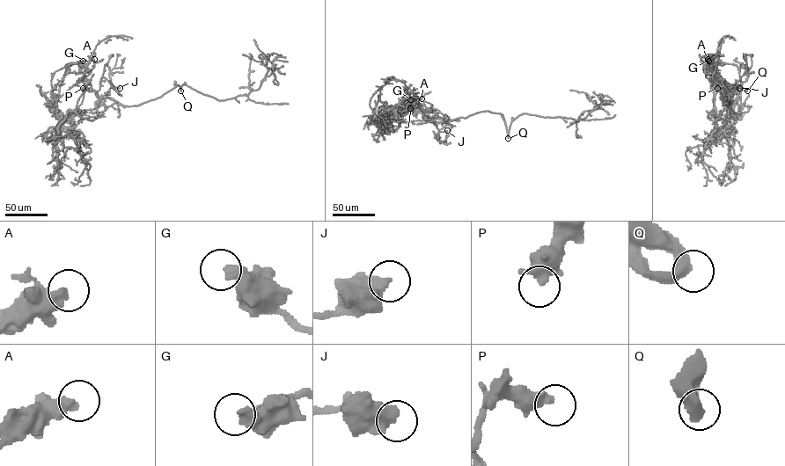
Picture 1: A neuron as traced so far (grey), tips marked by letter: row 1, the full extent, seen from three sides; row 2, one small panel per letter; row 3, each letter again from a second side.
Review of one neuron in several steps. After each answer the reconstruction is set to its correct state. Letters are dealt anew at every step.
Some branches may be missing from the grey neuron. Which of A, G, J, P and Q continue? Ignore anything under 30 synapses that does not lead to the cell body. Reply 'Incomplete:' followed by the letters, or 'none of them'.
Incomplete: none of them

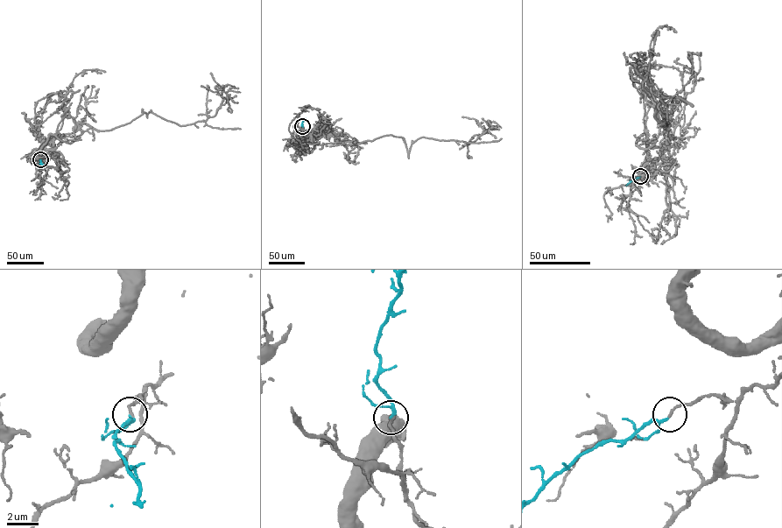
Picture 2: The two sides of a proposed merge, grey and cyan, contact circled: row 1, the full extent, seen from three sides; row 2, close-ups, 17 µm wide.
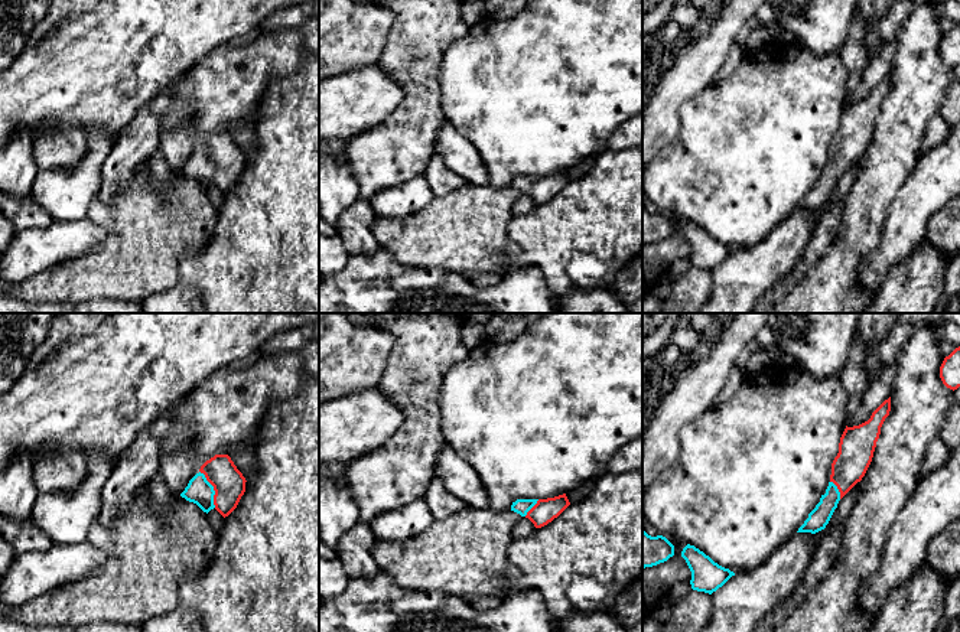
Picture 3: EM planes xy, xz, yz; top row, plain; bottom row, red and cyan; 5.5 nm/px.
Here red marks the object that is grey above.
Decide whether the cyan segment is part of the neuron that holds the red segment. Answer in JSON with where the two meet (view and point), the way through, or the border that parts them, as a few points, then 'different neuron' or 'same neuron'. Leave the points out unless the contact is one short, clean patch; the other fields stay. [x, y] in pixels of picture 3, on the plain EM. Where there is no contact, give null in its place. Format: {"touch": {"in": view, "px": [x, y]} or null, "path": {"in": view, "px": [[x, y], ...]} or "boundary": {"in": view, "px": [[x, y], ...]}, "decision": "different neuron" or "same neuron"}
{"touch": {"in": "xy", "px": [214, 166]}, "path": {"in": "xy", "px": [[220, 147], [218, 160], [214, 166], [199, 168]]}, "decision": "same neuron"}

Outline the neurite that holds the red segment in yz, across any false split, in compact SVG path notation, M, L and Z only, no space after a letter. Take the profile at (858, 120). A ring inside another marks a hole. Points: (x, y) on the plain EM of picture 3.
M891 74L872 89L868 98L853 104L846 102L840 114L839 130L832 140L826 170L821 172L820 179L797 209L816 211L826 205L839 177L865 153L889 88Z

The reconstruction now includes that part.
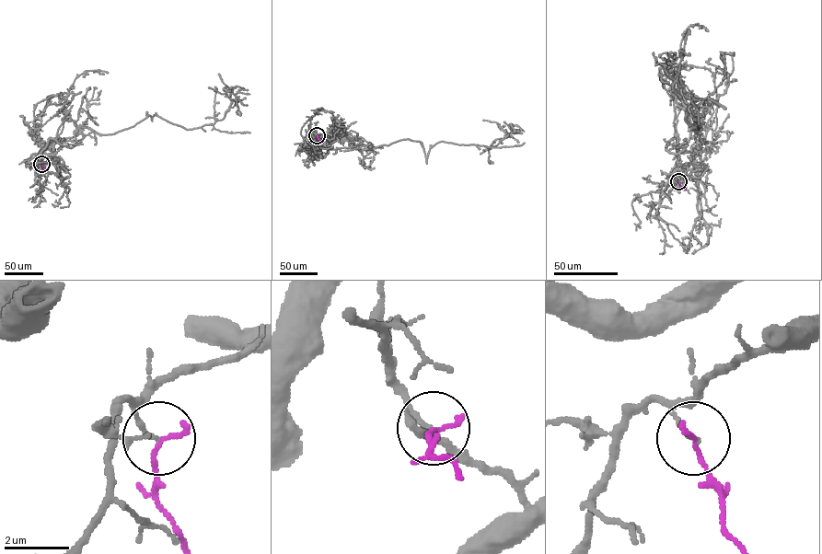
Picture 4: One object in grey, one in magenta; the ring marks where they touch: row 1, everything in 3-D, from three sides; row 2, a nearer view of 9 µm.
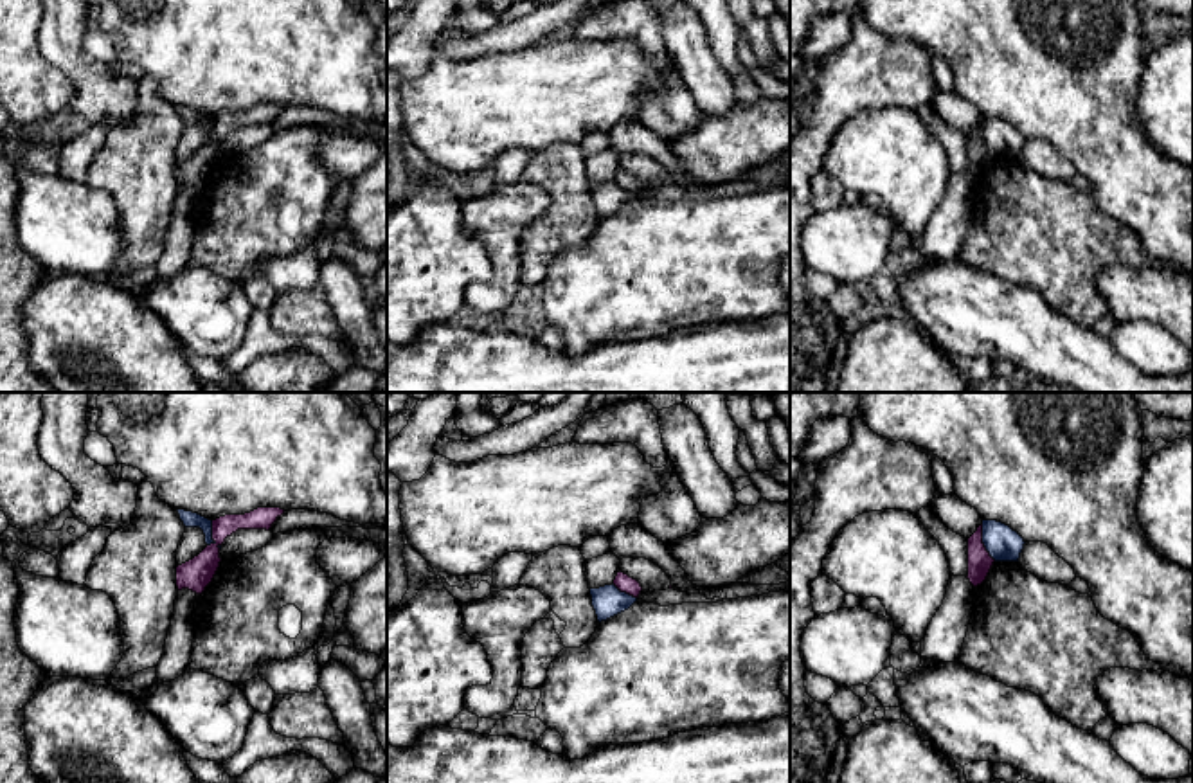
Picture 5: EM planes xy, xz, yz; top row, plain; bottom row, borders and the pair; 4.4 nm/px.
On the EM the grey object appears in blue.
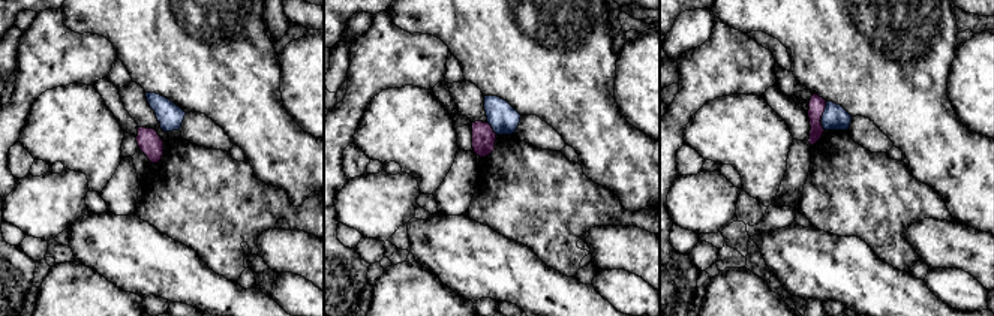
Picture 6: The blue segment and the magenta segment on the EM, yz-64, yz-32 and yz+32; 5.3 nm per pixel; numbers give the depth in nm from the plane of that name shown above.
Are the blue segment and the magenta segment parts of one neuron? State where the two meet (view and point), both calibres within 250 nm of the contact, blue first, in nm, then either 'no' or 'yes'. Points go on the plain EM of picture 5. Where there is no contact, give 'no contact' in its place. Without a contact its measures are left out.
xy (211, 132) | 70/140 nm | no

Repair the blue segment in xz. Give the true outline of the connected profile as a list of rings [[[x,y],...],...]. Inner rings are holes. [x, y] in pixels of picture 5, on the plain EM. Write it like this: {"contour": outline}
{"contour": [[[614,180],[590,185],[590,193],[599,220],[628,207],[637,198],[637,194],[621,189]]]}

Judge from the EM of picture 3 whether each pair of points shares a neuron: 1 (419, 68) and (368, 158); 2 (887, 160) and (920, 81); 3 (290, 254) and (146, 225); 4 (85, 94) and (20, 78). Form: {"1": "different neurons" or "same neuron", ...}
{"1": "same neuron", "2": "same neuron", "3": "different neurons", "4": "same neuron"}

